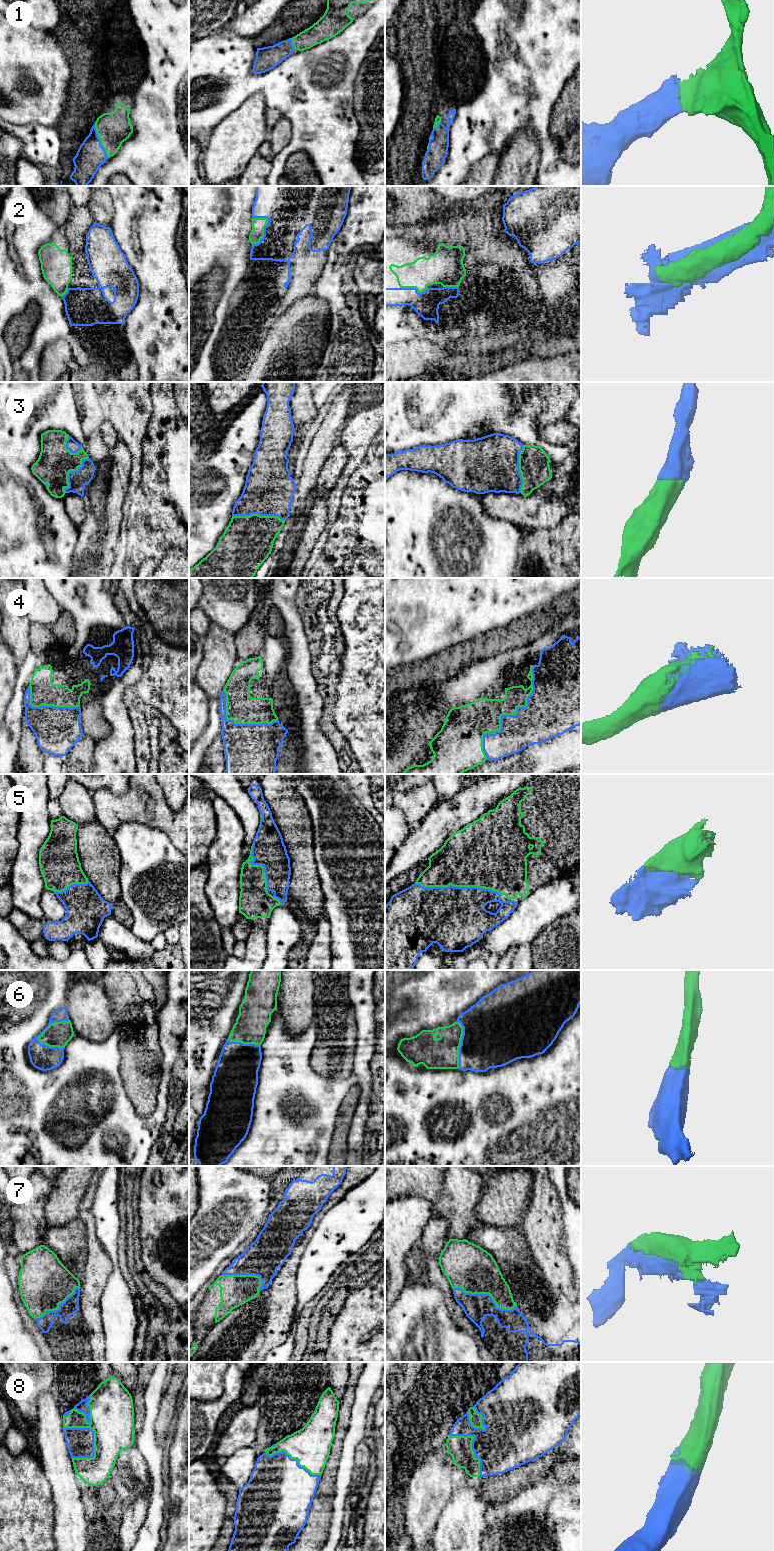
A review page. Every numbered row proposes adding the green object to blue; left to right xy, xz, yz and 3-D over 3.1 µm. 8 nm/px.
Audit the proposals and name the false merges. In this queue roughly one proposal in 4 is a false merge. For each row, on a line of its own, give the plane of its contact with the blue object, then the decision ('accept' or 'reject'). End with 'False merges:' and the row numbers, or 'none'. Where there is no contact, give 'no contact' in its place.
1: contact in xy; accept
2: contact in xz; reject
3: contact in xz; accept
4: contact in yz; accept
5: contact in yz; accept
6: contact in xy; accept
7: contact in yz; accept
8: contact in xy; accept
False merges: 2

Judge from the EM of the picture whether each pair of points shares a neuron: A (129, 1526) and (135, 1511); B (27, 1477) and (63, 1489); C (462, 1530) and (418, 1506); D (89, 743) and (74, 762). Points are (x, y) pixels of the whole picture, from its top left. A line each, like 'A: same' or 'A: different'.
A: same
B: different
C: different
D: same

